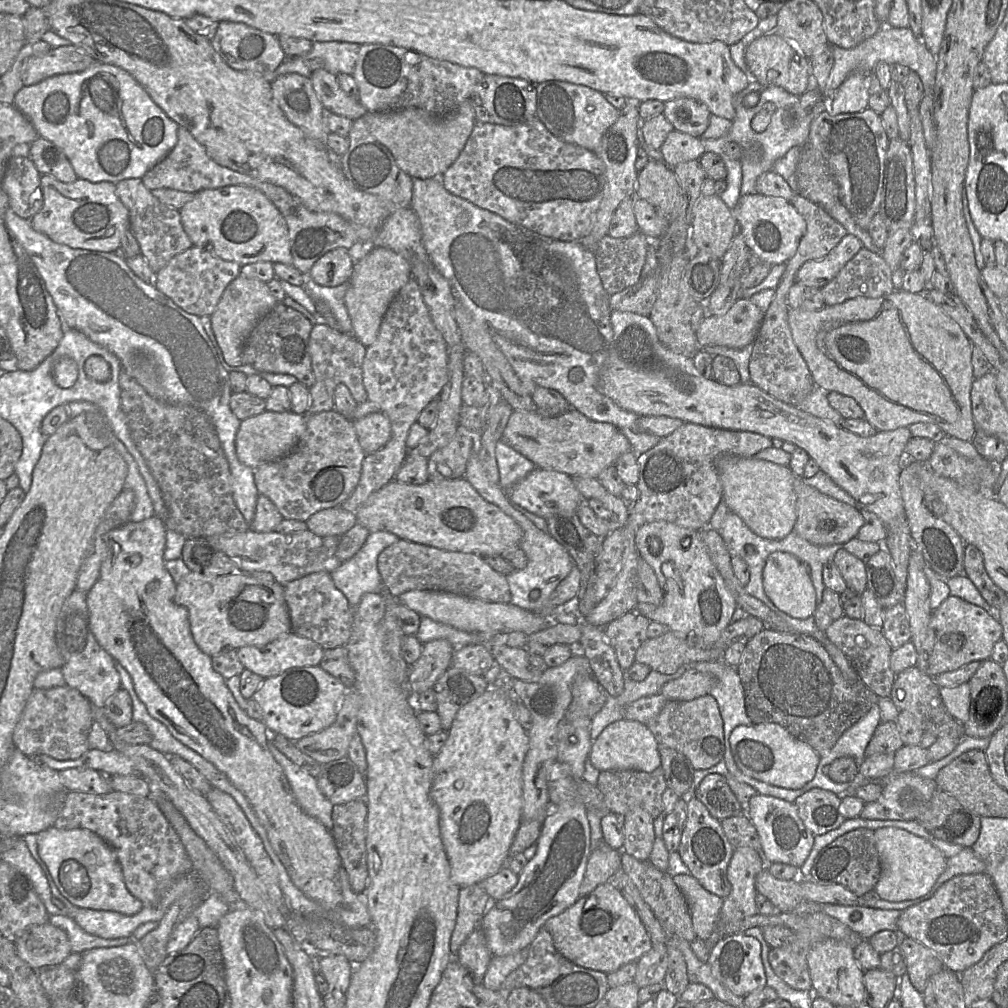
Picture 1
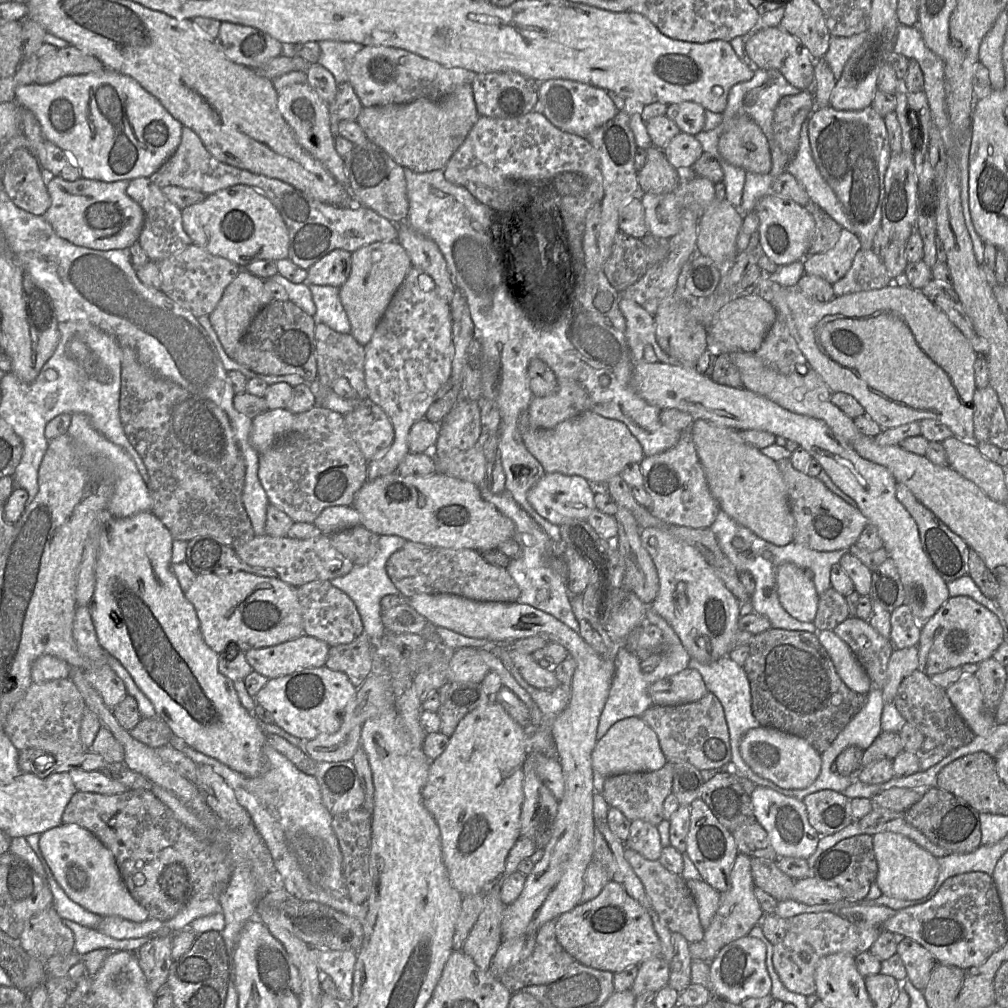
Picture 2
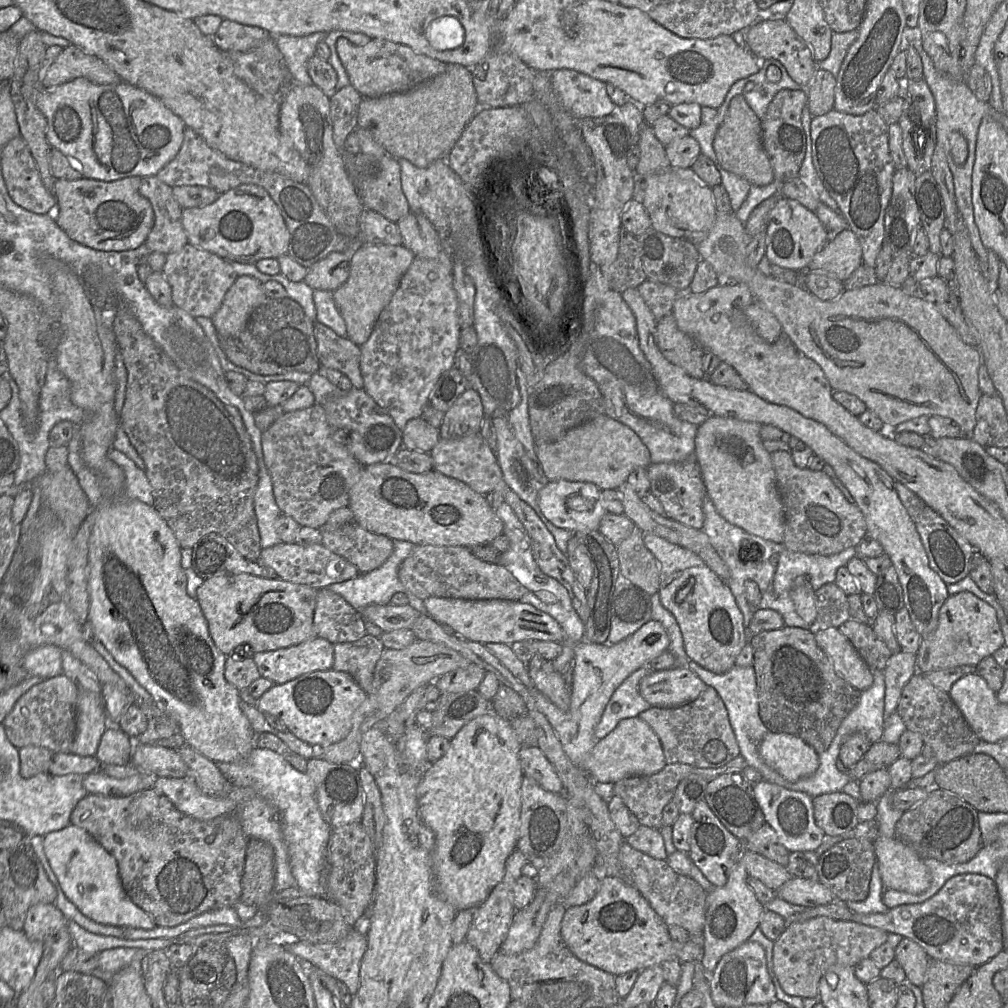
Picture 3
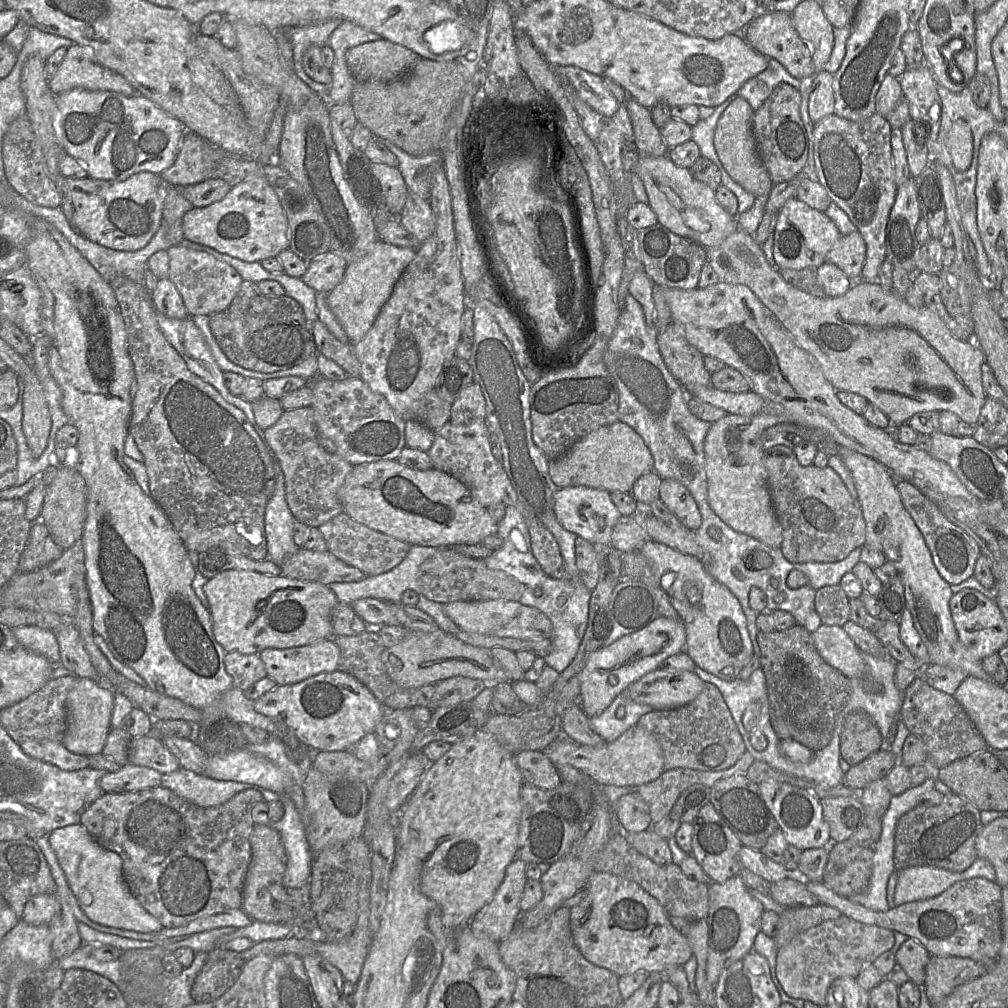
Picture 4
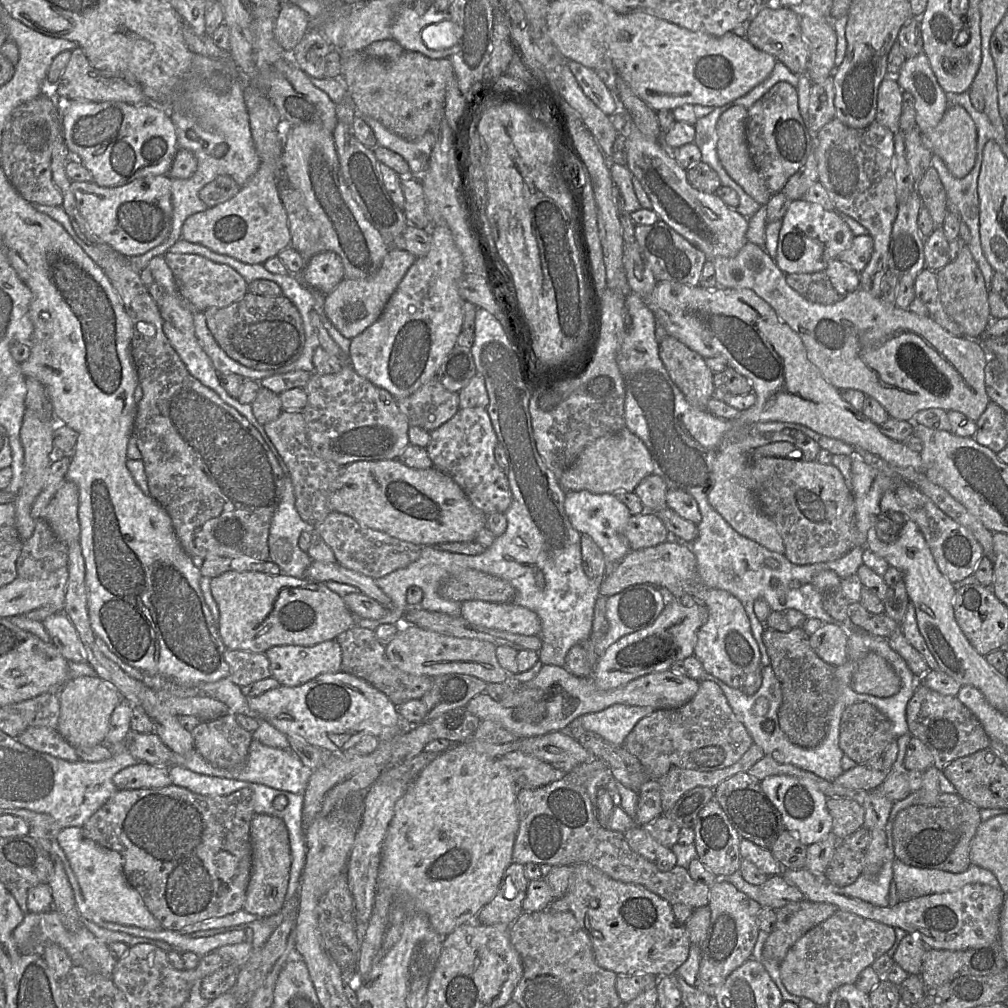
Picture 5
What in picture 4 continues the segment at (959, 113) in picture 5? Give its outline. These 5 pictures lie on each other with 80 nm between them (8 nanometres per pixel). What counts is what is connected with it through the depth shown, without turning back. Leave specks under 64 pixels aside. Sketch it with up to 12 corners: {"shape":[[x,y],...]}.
{"shape":[[956,120],[947,148],[958,171],[973,159],[969,124]]}

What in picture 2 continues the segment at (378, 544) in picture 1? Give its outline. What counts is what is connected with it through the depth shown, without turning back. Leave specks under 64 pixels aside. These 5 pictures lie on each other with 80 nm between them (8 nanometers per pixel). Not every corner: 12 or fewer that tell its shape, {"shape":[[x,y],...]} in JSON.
{"shape":[[379,535],[379,551],[331,584],[350,597],[379,655],[381,599],[398,595],[386,572],[407,542]]}

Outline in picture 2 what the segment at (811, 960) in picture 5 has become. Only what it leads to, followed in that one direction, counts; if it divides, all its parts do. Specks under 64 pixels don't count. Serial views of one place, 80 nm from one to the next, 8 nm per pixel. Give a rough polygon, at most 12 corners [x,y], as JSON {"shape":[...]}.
{"shape":[[832,912],[788,919],[773,945],[787,990],[810,996],[821,958],[870,951],[881,927]]}

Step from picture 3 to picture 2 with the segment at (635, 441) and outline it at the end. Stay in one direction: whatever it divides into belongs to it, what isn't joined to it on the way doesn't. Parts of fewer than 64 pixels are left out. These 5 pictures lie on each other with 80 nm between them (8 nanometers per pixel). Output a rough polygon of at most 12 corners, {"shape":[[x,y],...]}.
{"shape":[[589,410],[552,429],[519,418],[545,473],[595,485],[645,458],[624,423]]}

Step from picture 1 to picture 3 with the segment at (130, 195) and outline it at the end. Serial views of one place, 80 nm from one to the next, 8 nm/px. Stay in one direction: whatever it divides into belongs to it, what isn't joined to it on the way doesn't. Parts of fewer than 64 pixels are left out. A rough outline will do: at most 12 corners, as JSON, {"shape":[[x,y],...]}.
{"shape":[[142,177],[153,226],[143,244],[167,255],[188,244],[172,187]]}

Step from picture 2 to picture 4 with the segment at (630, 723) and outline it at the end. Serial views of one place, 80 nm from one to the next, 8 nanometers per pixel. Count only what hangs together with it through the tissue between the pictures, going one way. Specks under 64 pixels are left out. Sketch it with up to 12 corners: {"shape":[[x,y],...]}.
{"shape":[[637,724],[602,747],[562,734],[543,753],[600,786],[638,787],[664,772]]}

